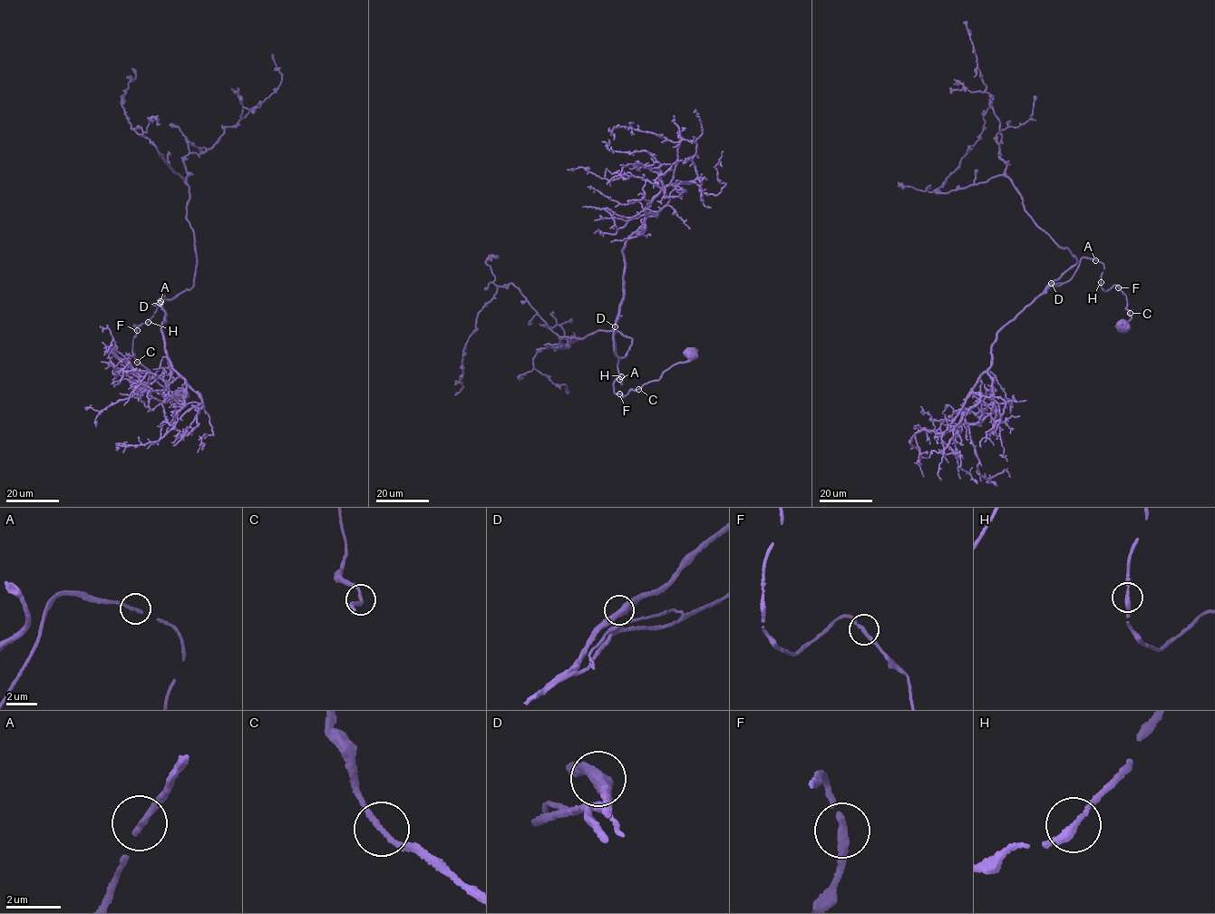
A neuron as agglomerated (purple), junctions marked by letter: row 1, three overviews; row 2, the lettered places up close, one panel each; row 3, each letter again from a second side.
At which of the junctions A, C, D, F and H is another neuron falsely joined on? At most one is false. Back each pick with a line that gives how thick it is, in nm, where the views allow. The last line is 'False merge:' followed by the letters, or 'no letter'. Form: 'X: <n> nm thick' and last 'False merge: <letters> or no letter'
False merge: no letter

